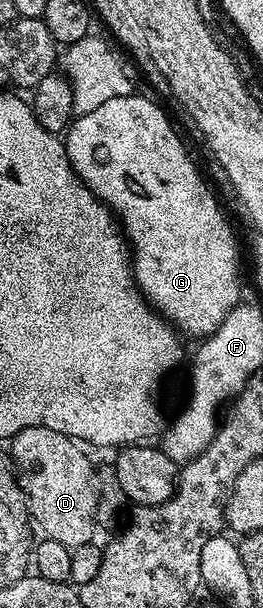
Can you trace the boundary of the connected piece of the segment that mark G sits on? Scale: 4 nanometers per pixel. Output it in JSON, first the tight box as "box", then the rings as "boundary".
{"box":[63,96,242,338],"boundary":[[[116,96],[91,110],[91,114],[77,116],[63,139],[74,176],[108,204],[113,213],[131,249],[133,278],[141,295],[178,333],[196,338],[211,335],[242,299],[241,252],[226,209],[219,203],[210,181],[201,177],[196,162],[189,157],[180,134],[173,129],[164,110],[145,96]]]}

